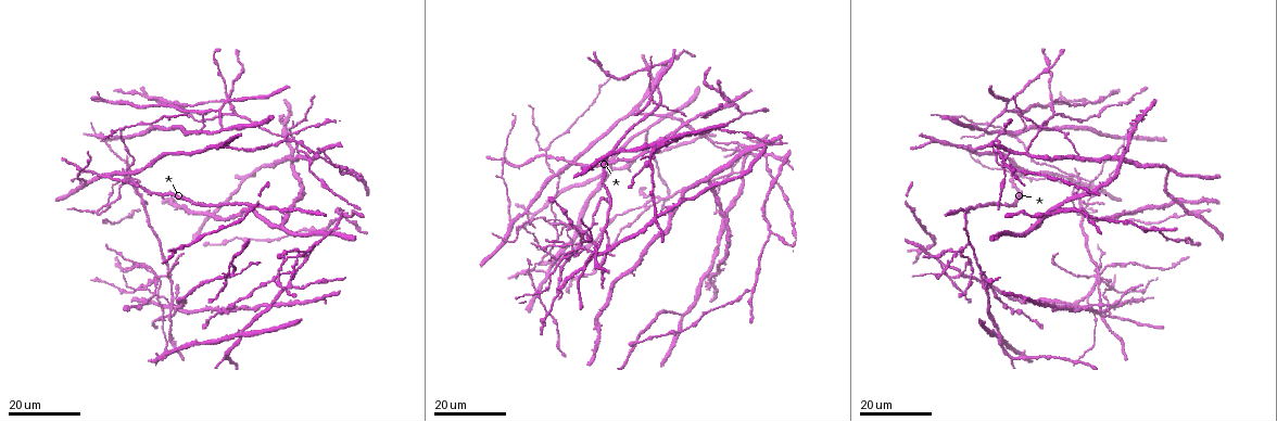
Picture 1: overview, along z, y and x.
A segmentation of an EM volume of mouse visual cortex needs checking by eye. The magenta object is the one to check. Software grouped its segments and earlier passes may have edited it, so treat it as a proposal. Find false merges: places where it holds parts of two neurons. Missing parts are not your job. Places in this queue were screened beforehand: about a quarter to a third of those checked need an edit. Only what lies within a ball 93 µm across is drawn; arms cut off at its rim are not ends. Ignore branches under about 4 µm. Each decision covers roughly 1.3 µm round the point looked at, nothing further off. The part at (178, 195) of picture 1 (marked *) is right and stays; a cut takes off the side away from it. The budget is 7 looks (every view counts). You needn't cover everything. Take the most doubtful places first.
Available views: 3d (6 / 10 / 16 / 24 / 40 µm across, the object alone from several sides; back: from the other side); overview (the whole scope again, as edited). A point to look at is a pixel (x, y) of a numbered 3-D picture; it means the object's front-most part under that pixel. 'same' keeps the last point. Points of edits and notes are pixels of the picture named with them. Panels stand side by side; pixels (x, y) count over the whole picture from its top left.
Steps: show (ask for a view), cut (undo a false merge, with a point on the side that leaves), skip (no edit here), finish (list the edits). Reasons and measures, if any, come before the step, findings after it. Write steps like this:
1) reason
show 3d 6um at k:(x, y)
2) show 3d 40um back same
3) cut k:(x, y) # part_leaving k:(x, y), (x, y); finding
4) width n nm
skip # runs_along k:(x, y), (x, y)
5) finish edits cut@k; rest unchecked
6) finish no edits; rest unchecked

show 3d 24um at 1:(1080, 158)

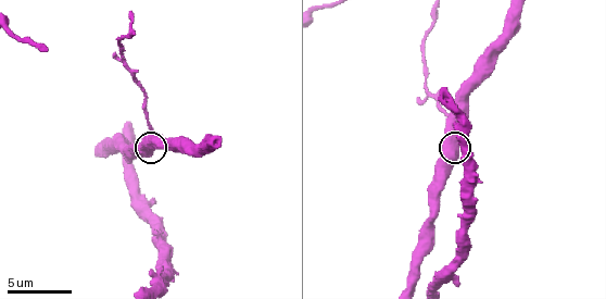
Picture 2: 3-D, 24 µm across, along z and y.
show 3d 10um same

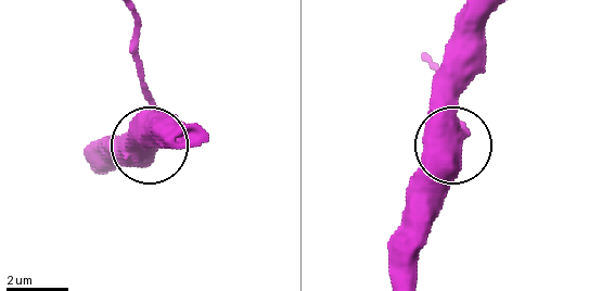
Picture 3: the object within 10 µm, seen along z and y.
show 3d 6um at 3:(463, 136)

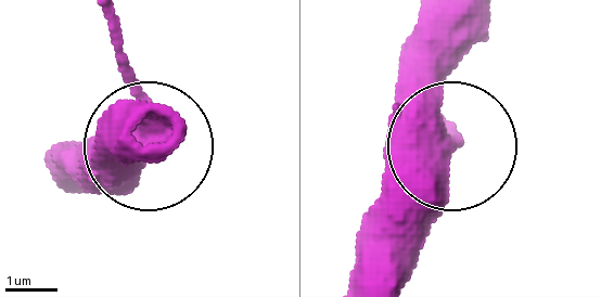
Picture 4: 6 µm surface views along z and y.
cut 4:(118, 68) # a second neuron is stuck on

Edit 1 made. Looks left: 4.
small branch off a trunk
show 3d 24um at 1:(233, 274)

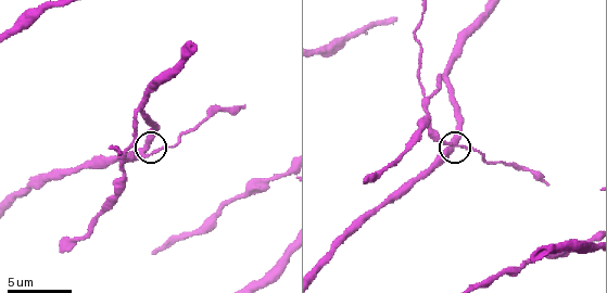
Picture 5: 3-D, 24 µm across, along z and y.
show 3d 6um at 5:(145, 144)

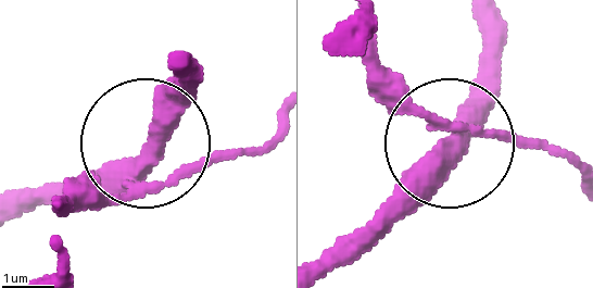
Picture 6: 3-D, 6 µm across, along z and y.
arms 4
skip # runs_along 6:(320, 266), (451, 141), (563, 150); continuous, no second neuron

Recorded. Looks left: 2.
finish edits cut@4; rest unchecked

